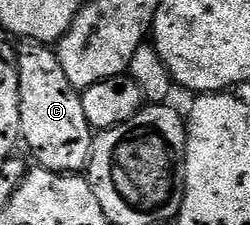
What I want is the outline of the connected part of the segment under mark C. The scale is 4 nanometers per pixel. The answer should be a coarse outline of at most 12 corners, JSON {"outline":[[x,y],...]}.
{"outline":[[21,40],[20,135],[35,164],[83,174],[94,130],[55,48]]}

